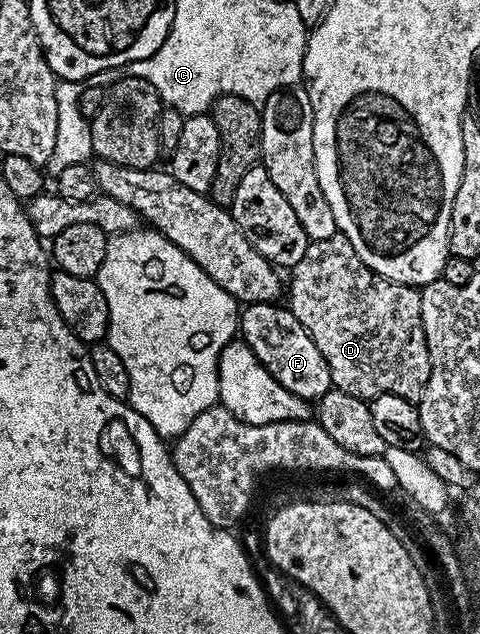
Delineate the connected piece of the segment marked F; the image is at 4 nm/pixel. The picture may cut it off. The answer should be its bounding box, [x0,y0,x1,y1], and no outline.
[239,303,332,401]

